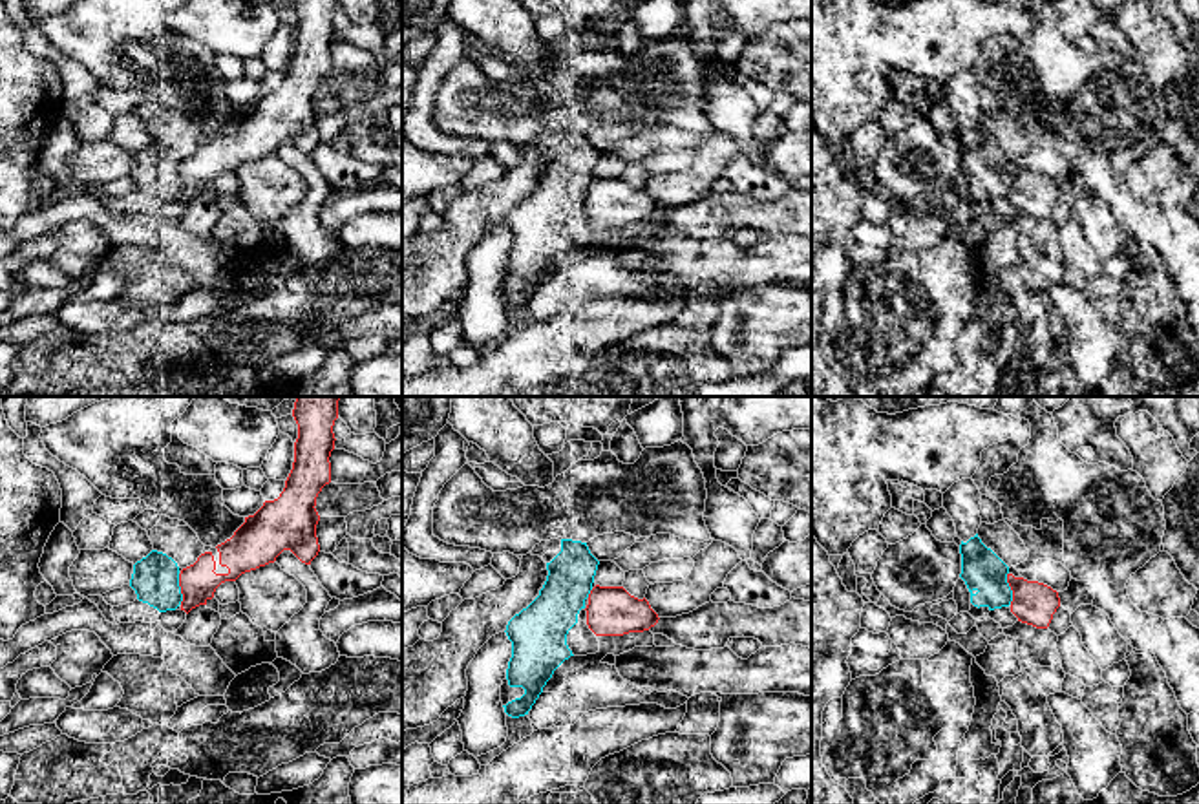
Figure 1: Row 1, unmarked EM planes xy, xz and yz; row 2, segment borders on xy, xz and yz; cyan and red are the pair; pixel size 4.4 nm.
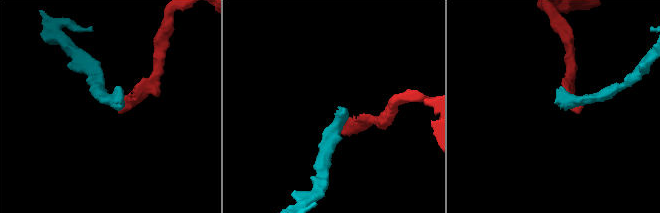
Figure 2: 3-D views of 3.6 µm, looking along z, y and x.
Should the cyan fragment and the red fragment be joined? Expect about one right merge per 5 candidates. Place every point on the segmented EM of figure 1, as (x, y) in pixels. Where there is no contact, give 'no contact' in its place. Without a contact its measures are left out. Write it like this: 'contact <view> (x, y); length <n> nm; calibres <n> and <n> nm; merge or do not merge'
contact yz (1009, 589); length 140 nm; calibres 180 and 190 nm; do not merge

